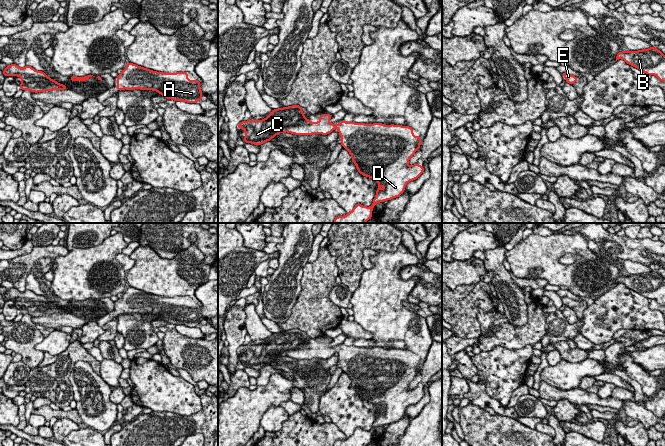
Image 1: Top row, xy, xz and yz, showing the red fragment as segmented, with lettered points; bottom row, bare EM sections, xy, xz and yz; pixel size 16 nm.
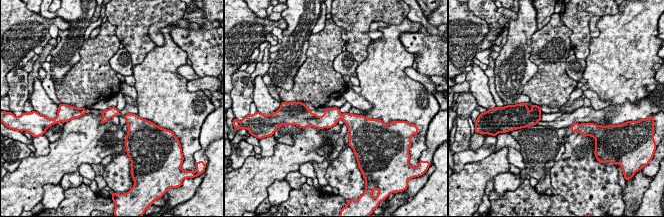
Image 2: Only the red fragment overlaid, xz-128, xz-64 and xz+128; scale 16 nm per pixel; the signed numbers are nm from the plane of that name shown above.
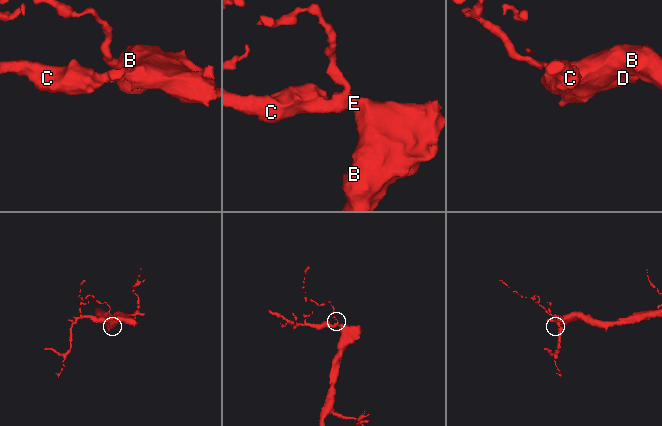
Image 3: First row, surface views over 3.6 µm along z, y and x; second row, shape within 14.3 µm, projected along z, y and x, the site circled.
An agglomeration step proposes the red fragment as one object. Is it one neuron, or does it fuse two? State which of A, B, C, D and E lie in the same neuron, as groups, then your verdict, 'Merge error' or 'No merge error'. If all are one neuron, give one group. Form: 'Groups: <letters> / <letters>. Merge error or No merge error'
Groups: A B C D E. No merge error

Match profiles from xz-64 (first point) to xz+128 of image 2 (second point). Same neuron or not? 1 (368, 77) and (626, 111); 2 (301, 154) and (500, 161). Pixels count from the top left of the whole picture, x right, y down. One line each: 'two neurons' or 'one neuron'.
1: two neurons
2: one neuron

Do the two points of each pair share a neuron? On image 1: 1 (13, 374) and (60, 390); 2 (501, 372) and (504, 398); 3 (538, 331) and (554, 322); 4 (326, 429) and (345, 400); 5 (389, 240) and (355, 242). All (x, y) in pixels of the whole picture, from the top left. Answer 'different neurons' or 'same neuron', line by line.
1: different neurons
2: same neuron
3: different neurons
4: different neurons
5: same neuron

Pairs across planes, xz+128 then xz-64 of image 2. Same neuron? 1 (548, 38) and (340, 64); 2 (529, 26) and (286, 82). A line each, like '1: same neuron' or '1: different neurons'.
1: different neurons
2: same neuron

